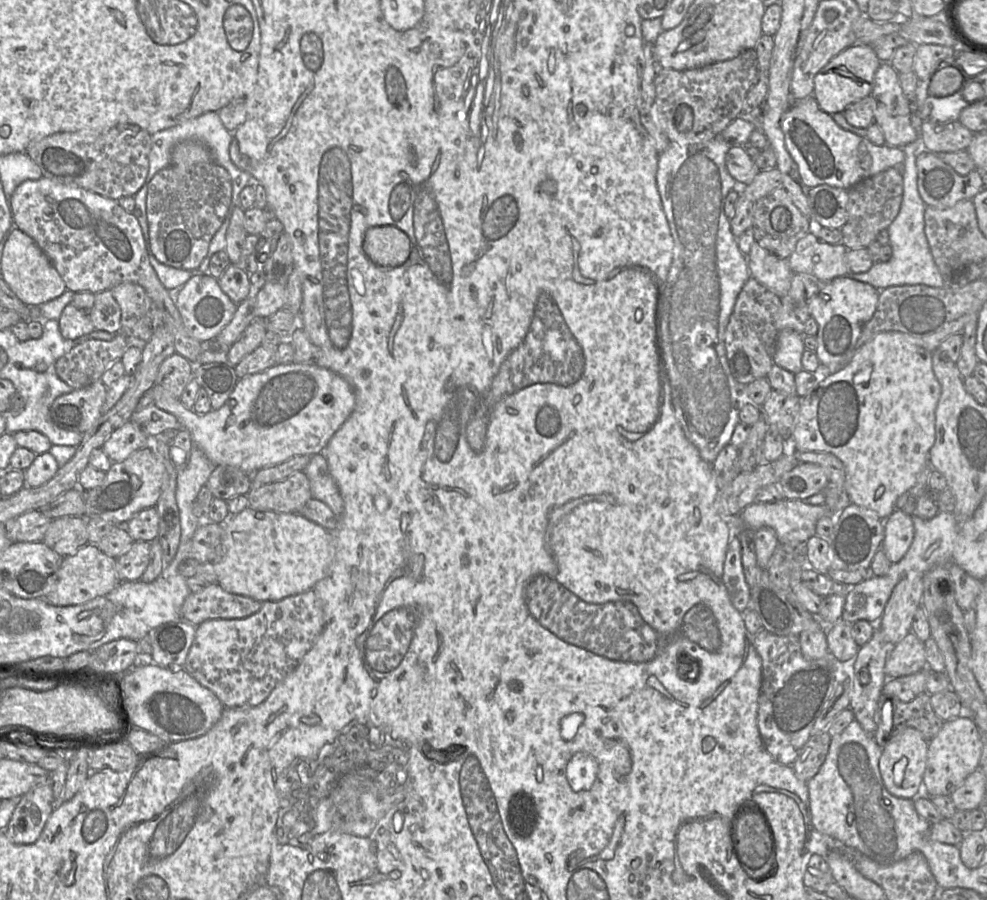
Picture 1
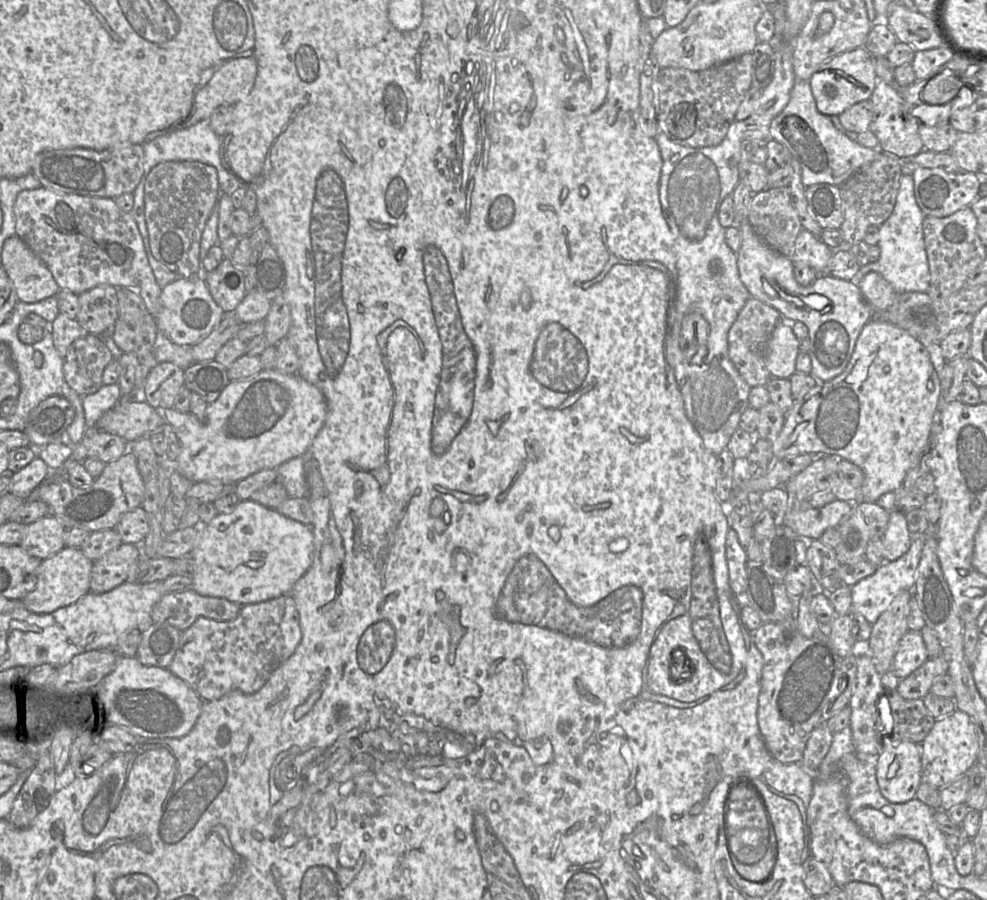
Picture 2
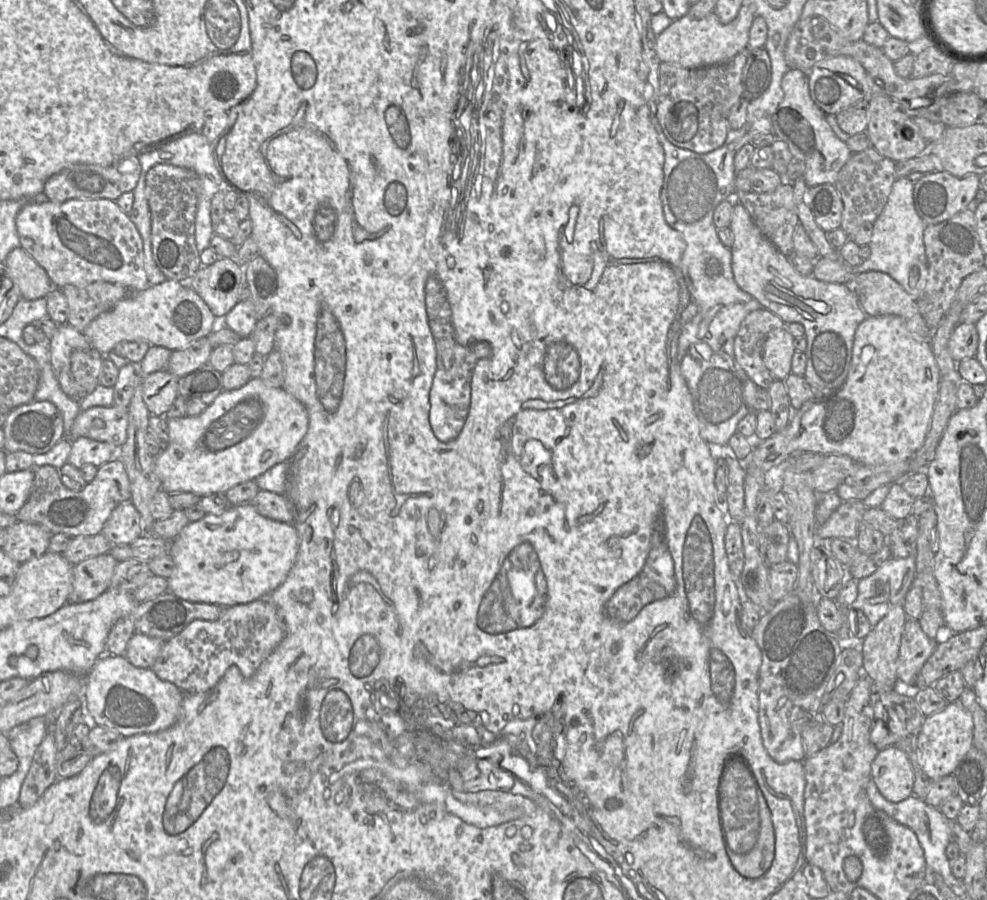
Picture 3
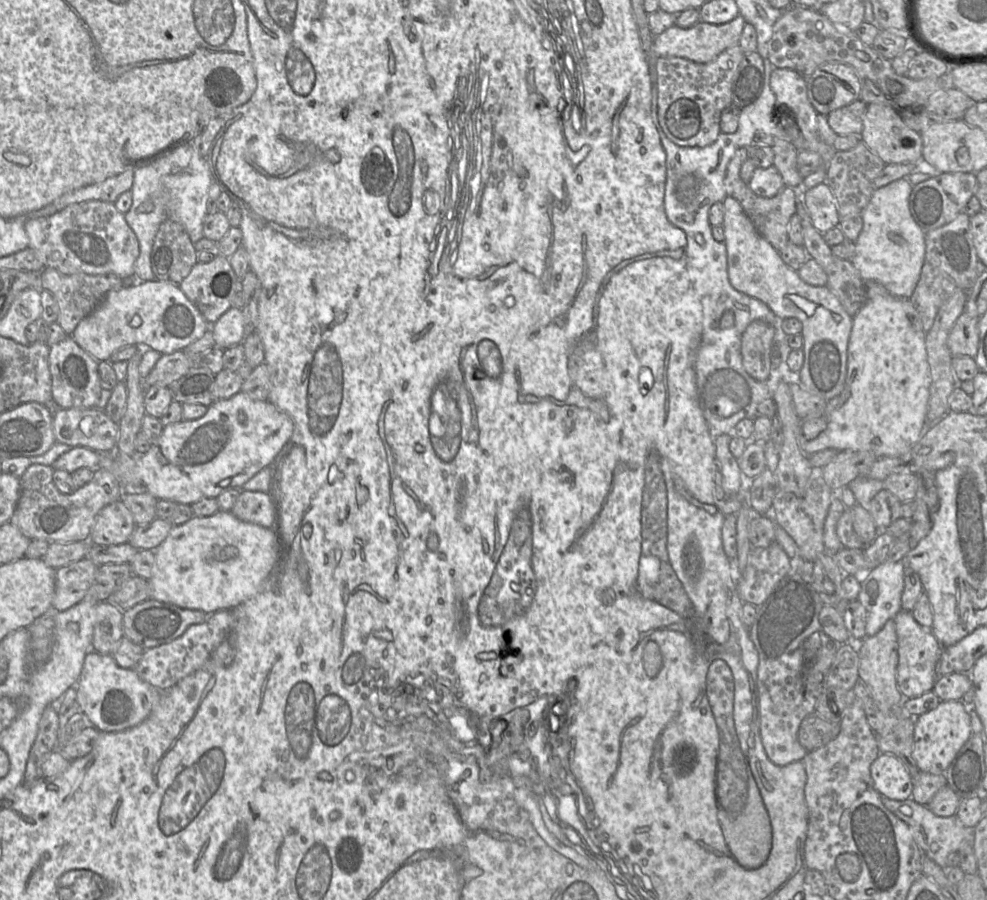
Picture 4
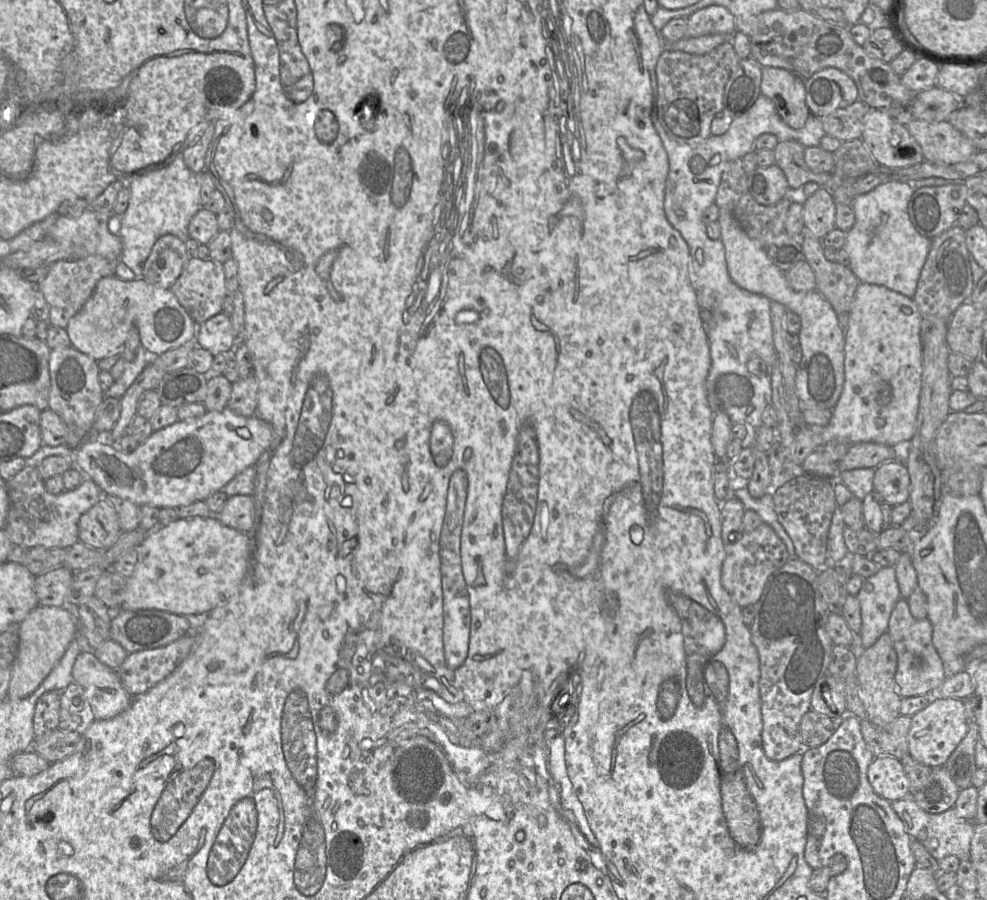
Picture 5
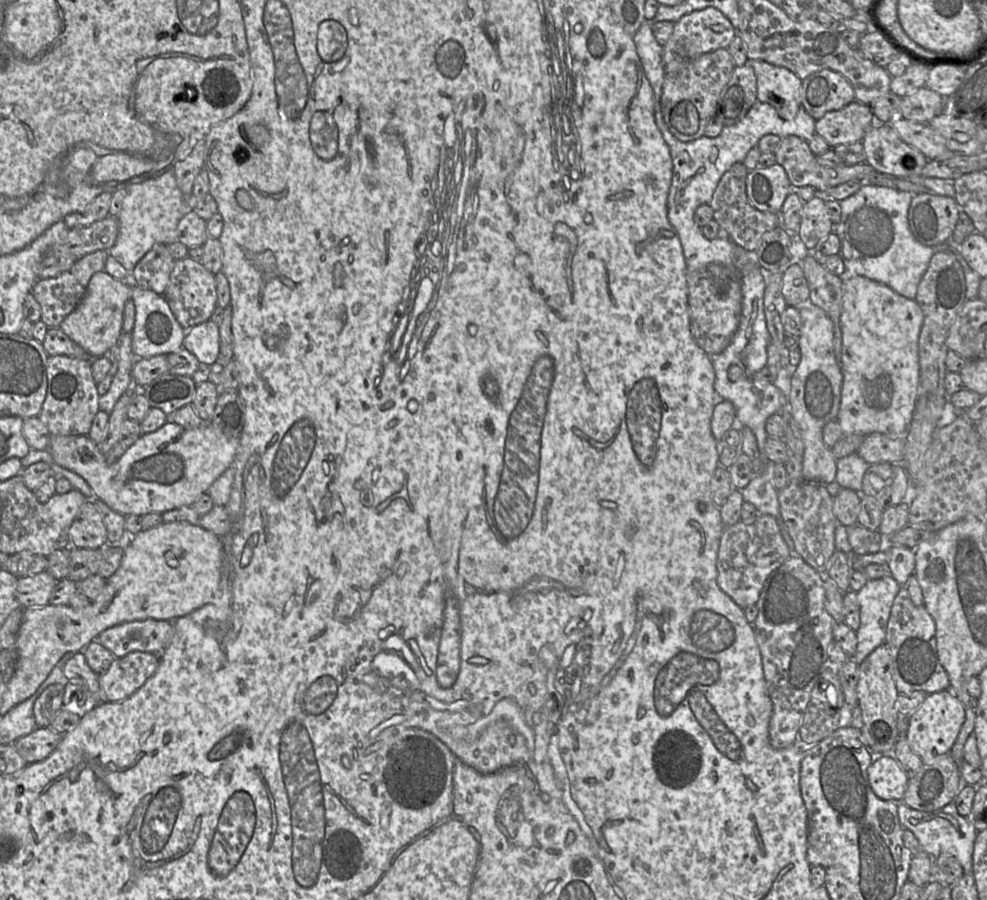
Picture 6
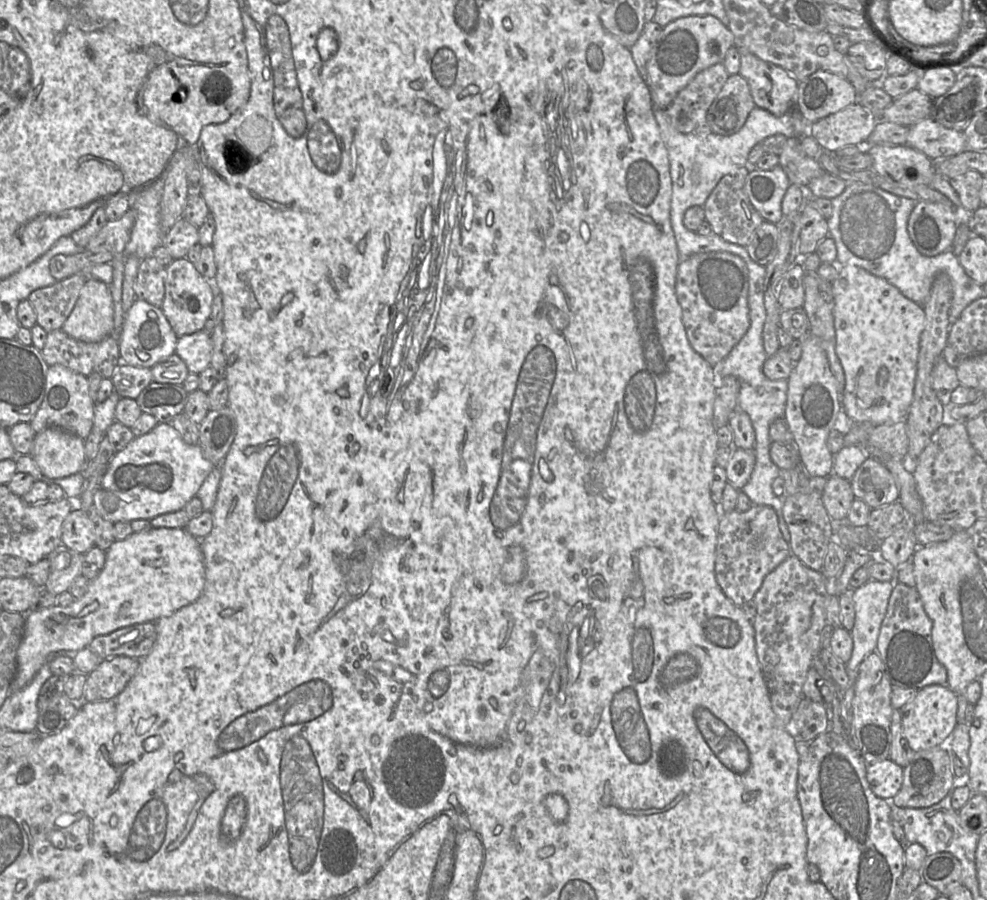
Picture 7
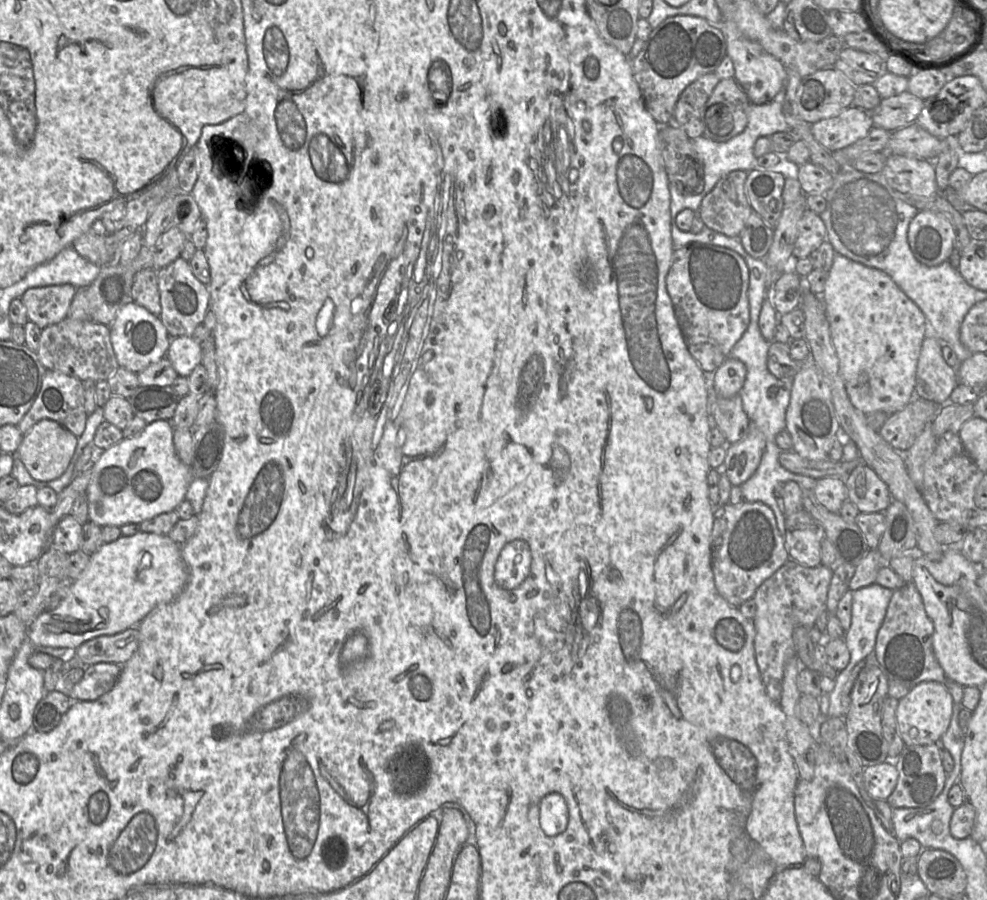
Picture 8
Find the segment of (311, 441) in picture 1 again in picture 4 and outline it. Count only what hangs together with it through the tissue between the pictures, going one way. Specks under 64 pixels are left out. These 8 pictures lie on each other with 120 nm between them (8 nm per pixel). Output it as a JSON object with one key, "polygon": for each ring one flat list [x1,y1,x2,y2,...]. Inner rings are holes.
{"polygon":[[243,392,228,399,215,400,207,412,195,420,181,420,164,427,157,444,145,453,128,456,117,450,99,453,99,467,109,470,121,483,124,491,146,491,159,500,177,504,193,504,205,498,241,487,274,461,294,430,292,419,268,400,253,400]]}

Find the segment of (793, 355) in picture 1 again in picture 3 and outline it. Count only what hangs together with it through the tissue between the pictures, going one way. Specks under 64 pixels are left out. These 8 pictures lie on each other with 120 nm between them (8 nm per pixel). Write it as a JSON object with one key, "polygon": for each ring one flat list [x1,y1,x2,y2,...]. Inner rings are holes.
{"polygon":[[784,328,770,331,763,343,763,362,775,380,785,380,791,373,794,337]]}

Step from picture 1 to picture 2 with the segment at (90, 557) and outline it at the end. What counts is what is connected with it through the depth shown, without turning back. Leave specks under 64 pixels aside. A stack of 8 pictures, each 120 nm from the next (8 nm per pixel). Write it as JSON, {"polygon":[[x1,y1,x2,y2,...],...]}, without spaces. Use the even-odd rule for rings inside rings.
{"polygon":[[64,547,56,554,42,560,37,573,35,588,21,601,25,608,36,614,51,613,58,608,75,603,90,592,90,576,93,561,80,548]]}

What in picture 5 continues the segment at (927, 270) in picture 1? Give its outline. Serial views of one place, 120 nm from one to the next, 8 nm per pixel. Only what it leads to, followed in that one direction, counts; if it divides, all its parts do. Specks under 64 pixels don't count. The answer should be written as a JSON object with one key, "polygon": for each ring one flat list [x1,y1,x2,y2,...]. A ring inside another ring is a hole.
{"polygon":[[885,181,852,201,853,227,846,232,844,249,850,258,849,268,860,283,885,286,913,298,921,271,930,251,931,239,918,232,910,220,908,204,914,188,908,182]]}

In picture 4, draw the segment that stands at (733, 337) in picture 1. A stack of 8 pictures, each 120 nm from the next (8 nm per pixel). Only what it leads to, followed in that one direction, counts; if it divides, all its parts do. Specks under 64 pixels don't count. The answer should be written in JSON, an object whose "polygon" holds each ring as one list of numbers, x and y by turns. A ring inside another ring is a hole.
{"polygon":[[763,320,751,322,742,334,742,363,755,380,763,382,769,377,774,335,775,328]]}

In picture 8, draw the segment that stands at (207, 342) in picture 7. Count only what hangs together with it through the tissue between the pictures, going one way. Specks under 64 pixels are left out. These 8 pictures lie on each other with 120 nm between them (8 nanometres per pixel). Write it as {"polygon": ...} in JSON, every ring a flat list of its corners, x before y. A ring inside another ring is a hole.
{"polygon":[[192,336,171,338,166,357,180,376,188,377,202,361,202,347]]}

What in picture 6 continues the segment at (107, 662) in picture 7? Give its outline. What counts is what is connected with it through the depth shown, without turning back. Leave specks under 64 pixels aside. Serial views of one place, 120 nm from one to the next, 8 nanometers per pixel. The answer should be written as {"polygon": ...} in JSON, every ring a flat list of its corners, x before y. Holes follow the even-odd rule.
{"polygon":[[133,651,116,658,108,670,99,675,100,702,121,701,134,694,156,672,159,666,159,659,160,655,158,654,141,651]]}

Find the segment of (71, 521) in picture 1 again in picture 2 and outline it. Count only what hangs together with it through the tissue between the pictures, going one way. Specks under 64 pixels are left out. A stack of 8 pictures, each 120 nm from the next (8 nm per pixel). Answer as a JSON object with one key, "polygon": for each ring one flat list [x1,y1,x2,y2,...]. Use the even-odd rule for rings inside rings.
{"polygon":[[49,515,26,525,26,533,19,545,28,554,44,560,65,547,65,531,64,525]]}

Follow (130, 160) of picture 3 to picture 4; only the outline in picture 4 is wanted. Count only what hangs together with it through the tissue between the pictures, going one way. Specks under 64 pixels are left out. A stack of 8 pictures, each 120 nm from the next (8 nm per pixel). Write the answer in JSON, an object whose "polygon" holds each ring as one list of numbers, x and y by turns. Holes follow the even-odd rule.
{"polygon":[[130,168,120,174,109,177,103,182,87,185,71,192,65,193,53,201,58,211,73,203,89,200,100,200,114,203,124,192,131,190,135,168]]}

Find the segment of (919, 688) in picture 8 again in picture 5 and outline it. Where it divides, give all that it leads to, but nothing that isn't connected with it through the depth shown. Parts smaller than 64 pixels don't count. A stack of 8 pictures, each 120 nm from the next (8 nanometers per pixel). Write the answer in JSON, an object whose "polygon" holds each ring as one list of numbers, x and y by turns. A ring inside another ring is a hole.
{"polygon":[[936,698,927,707,911,717,911,725,908,732,910,756,917,762,931,768,944,766,968,730,966,711,962,699]]}

